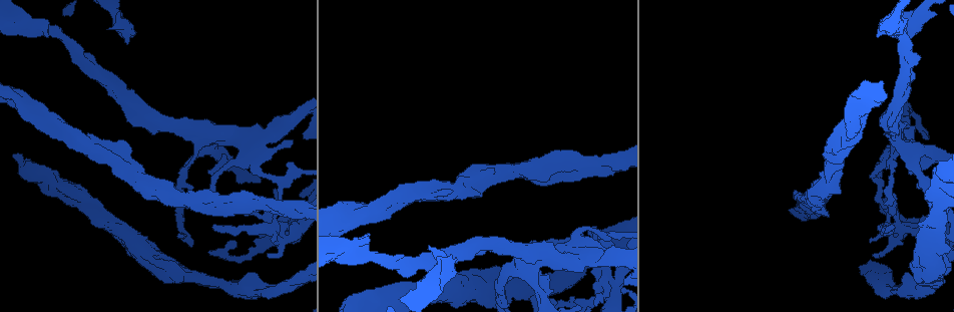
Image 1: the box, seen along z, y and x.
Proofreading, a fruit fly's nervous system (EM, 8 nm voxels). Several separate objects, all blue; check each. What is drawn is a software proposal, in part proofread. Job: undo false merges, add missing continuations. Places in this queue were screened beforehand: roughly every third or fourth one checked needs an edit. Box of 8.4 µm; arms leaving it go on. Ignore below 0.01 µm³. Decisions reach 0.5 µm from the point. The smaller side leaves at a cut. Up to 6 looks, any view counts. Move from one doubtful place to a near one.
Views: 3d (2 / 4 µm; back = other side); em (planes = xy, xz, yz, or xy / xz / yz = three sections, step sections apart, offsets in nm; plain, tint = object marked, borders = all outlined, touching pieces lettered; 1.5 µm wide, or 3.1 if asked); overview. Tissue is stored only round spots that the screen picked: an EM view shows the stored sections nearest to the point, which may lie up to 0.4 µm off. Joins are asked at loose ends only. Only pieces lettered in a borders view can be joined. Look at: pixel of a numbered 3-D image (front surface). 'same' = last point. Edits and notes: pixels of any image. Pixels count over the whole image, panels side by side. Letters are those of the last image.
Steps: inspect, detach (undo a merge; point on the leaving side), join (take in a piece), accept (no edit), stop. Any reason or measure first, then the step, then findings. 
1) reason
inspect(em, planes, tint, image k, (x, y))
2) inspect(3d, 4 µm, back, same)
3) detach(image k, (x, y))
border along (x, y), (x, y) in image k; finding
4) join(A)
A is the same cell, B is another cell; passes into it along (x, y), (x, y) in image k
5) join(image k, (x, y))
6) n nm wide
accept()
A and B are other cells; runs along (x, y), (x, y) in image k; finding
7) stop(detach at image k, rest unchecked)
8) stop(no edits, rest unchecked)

branch stops here
inspect(em, planes, borders, image 1, (796, 195))

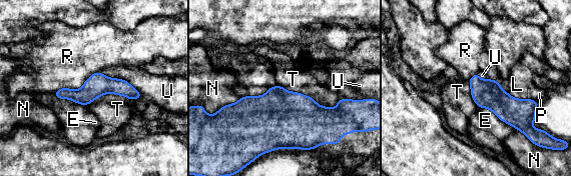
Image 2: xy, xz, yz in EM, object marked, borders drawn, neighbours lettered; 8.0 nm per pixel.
accept()
E, L, N, P, R, T and U are other cells; border along (277, 84), (321, 105), (338, 104) in image 2; none of them fits

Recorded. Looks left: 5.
sharp bend
inspect(3d, 4 µm, image 1, (595, 234))

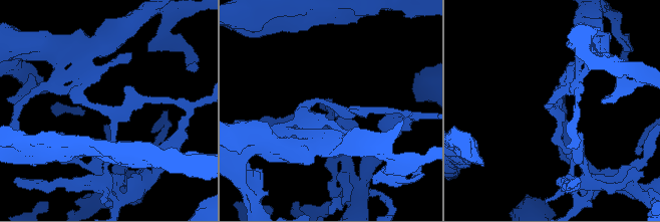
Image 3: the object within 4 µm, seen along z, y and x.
inspect(em, yz, step 8, tint, image 3, (333, 105))

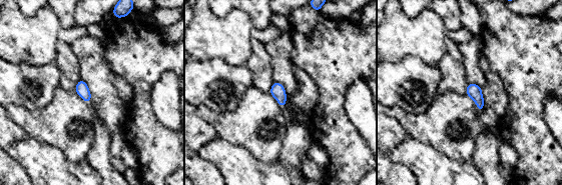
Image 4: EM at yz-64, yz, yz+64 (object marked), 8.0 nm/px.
inspect(em, planes, borders, same)

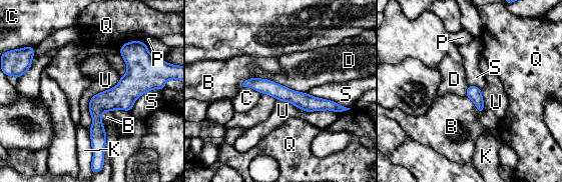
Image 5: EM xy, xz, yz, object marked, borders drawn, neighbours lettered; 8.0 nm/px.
accept()
B, C, D, K, P, Q, S and U are other cells; runs along (128, 49), (132, 78), (97, 112), (95, 150) in image 5; all the same neuron

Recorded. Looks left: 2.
thin arm on a thick one
inspect(3d, 4 µm, image 1, (611, 283))

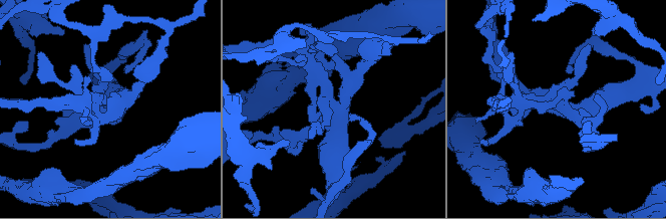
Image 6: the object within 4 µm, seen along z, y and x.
inspect(em, planes, borders, image 6, (332, 108))

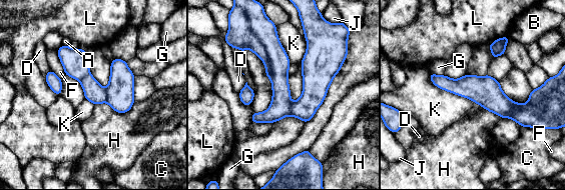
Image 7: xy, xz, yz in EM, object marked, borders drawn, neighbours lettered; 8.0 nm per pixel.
K touches over 500 nm
detach(image 7, (247, 39))
A, B, C, D, F, G, H, J, K and L are other cells; border along (260, 43), (269, 63), (271, 78) in image 7; two neurons meet here

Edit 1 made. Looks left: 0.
stop(detach at image 7, rest unchecked)

